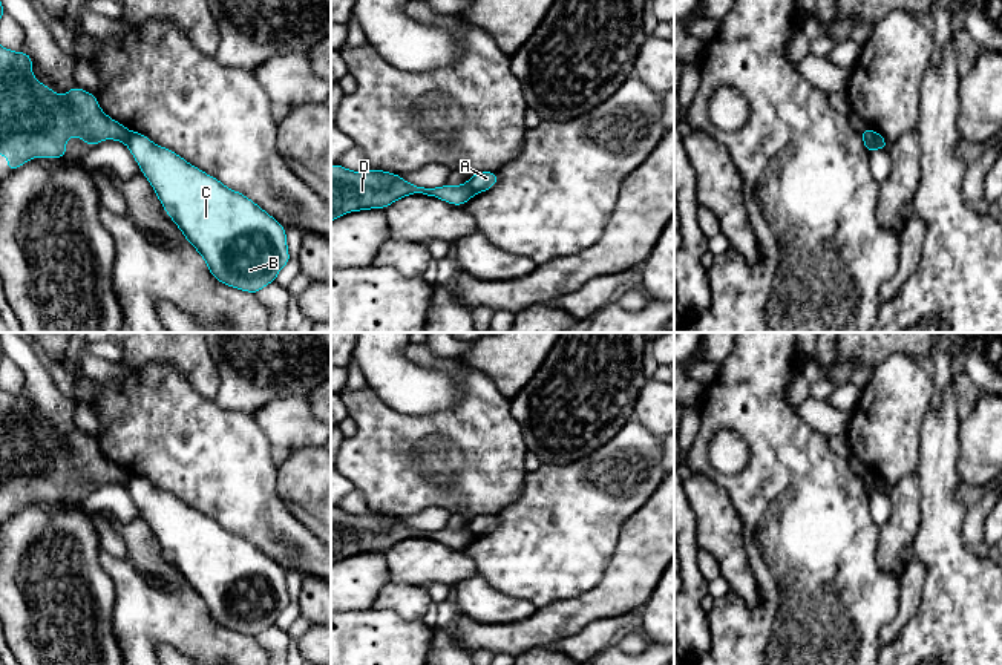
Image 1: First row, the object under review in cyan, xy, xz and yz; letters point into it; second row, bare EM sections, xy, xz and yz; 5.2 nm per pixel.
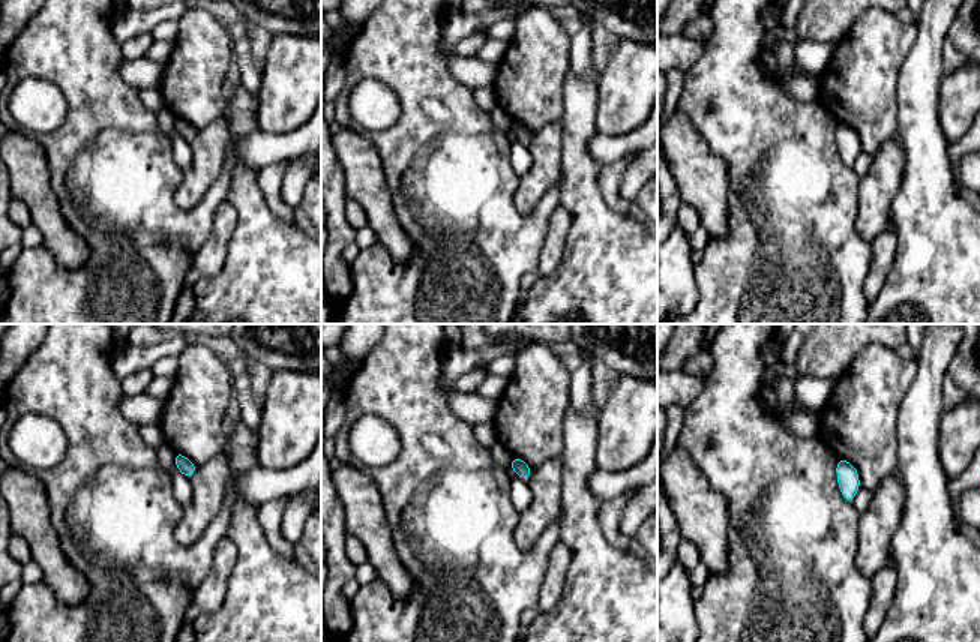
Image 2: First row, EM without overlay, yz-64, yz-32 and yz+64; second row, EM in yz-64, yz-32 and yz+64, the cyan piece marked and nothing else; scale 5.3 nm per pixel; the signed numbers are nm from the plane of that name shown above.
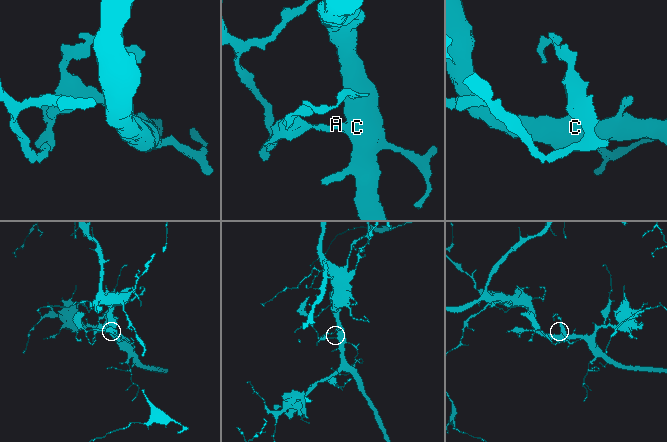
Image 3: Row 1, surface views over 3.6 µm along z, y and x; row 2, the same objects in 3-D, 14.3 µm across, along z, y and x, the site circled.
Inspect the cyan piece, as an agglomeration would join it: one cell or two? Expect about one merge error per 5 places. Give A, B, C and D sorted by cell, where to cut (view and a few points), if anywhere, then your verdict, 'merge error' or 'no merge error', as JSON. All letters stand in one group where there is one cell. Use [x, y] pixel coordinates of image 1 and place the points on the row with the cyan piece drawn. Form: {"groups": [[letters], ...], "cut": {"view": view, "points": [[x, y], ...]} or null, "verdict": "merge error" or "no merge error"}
{"groups": [["A", "B", "C"], ["D"]], "cut": {"view": "yz", "points": [[872, 131], [880, 147]]}, "verdict": "merge error"}

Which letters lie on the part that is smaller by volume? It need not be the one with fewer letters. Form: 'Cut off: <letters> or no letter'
Cut off: D

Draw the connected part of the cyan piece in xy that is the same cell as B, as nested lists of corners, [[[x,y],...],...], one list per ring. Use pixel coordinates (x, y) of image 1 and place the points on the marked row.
[[[130,132],[127,147],[216,280],[256,294],[291,260],[285,227],[245,195]]]

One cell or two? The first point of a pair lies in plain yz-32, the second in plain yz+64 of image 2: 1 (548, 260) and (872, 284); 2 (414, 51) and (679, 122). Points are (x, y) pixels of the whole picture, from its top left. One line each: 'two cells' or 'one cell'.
1: one cell
2: two cells

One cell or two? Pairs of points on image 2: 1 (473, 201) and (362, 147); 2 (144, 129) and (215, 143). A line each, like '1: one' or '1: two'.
1: two
2: two

